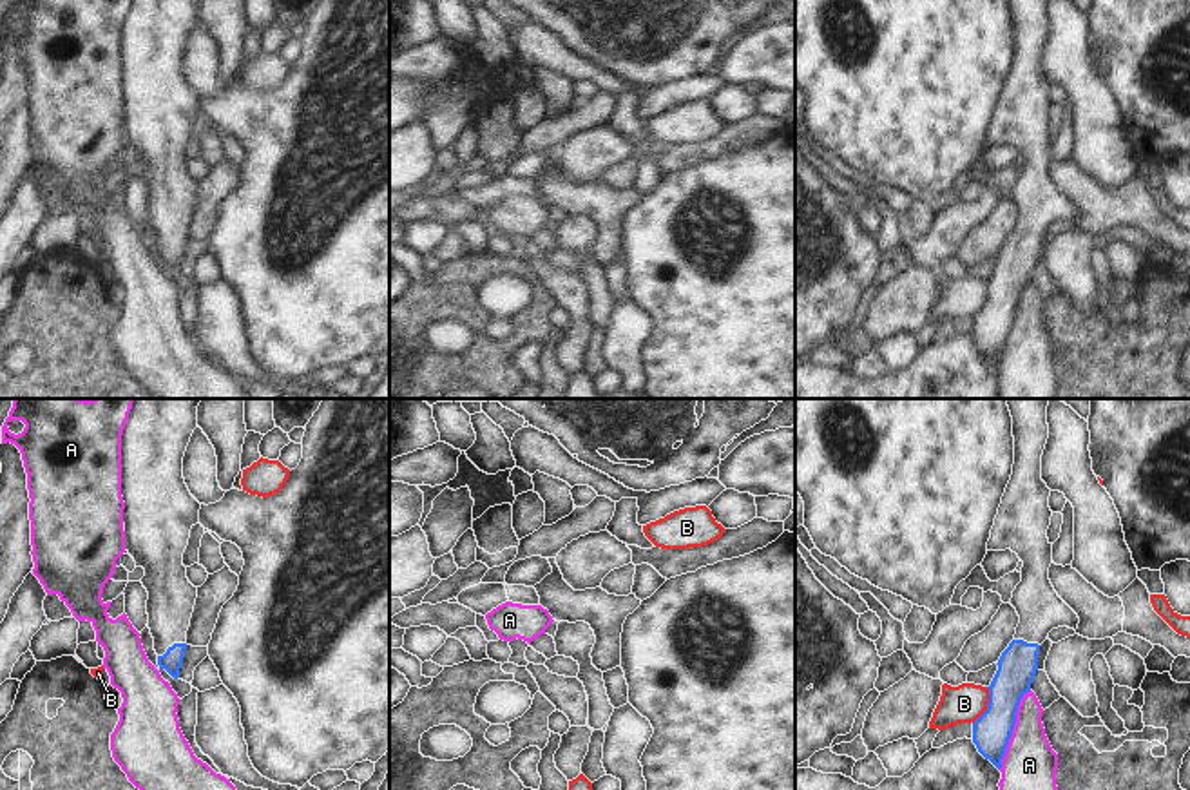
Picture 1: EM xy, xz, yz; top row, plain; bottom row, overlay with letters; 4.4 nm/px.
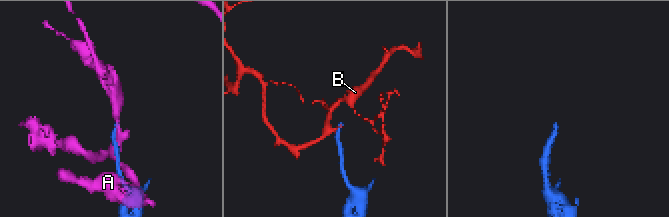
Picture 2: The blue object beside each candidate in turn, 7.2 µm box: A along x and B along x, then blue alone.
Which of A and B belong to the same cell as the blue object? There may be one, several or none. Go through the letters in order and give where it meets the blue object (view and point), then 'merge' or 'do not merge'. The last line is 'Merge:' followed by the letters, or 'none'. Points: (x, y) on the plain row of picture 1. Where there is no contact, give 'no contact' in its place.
A: meets blue in yz at (1013, 321); do not merge
B: meets blue in yz at (988, 299); do not merge
Merge: none

